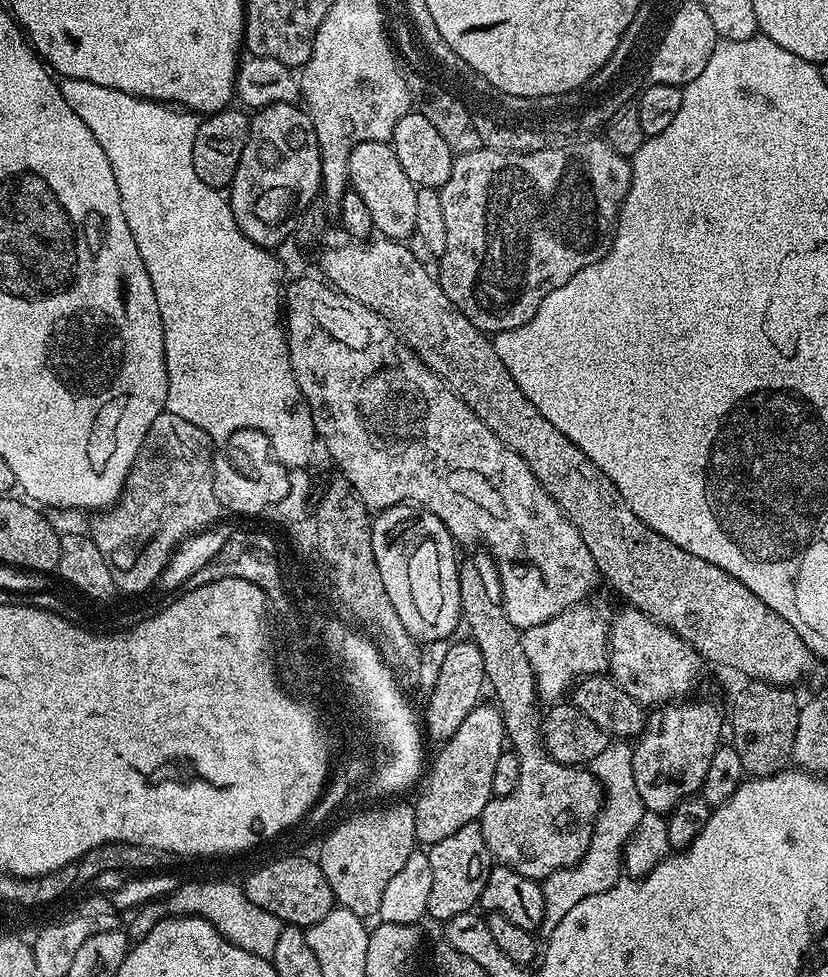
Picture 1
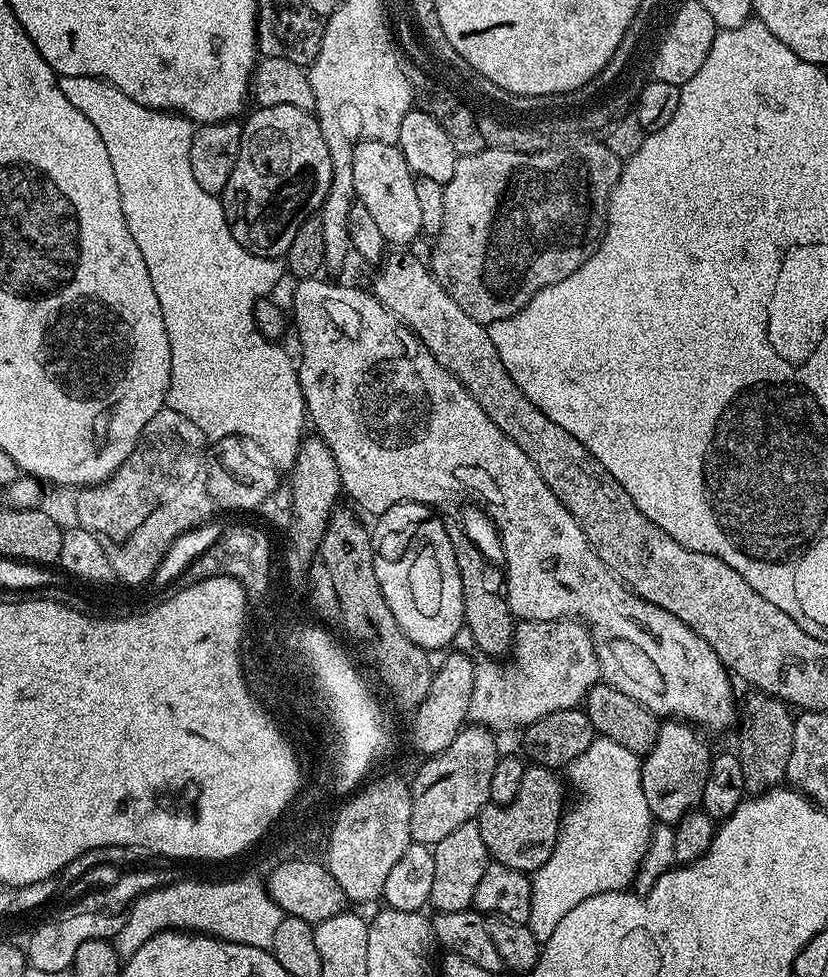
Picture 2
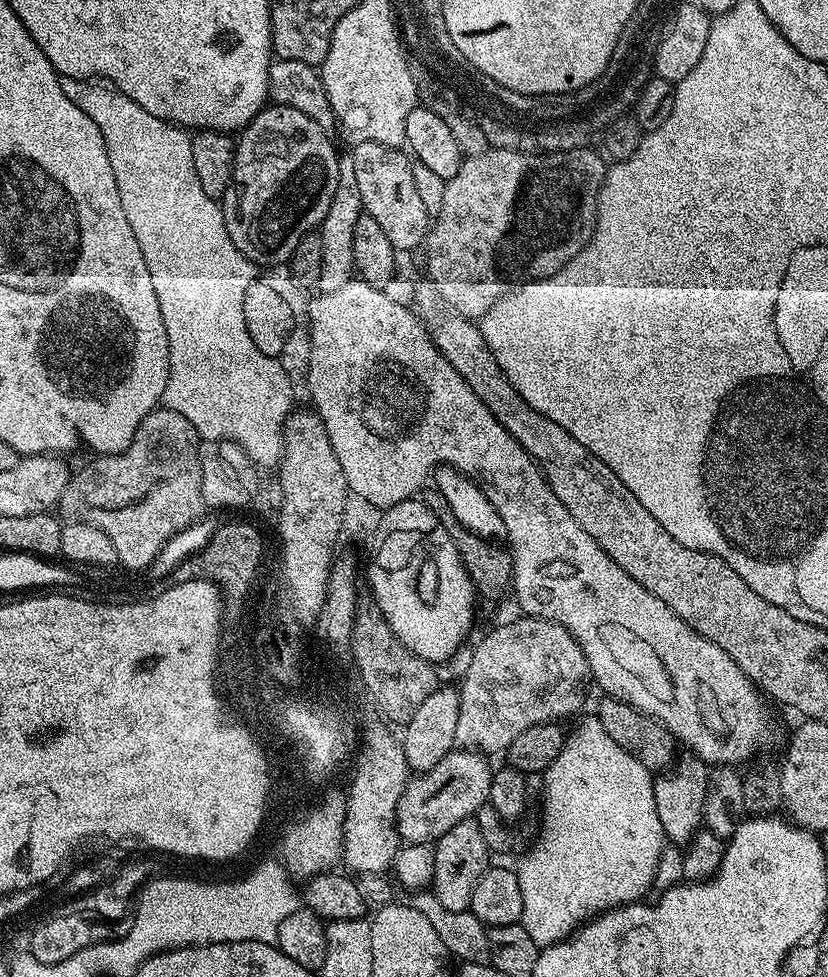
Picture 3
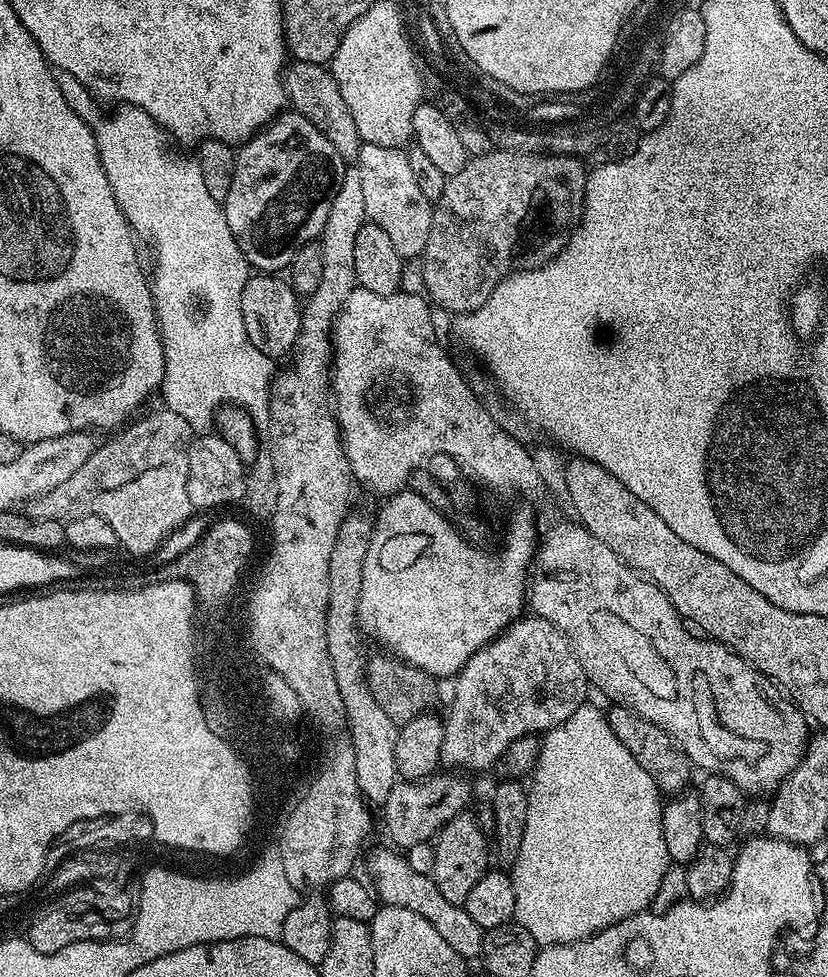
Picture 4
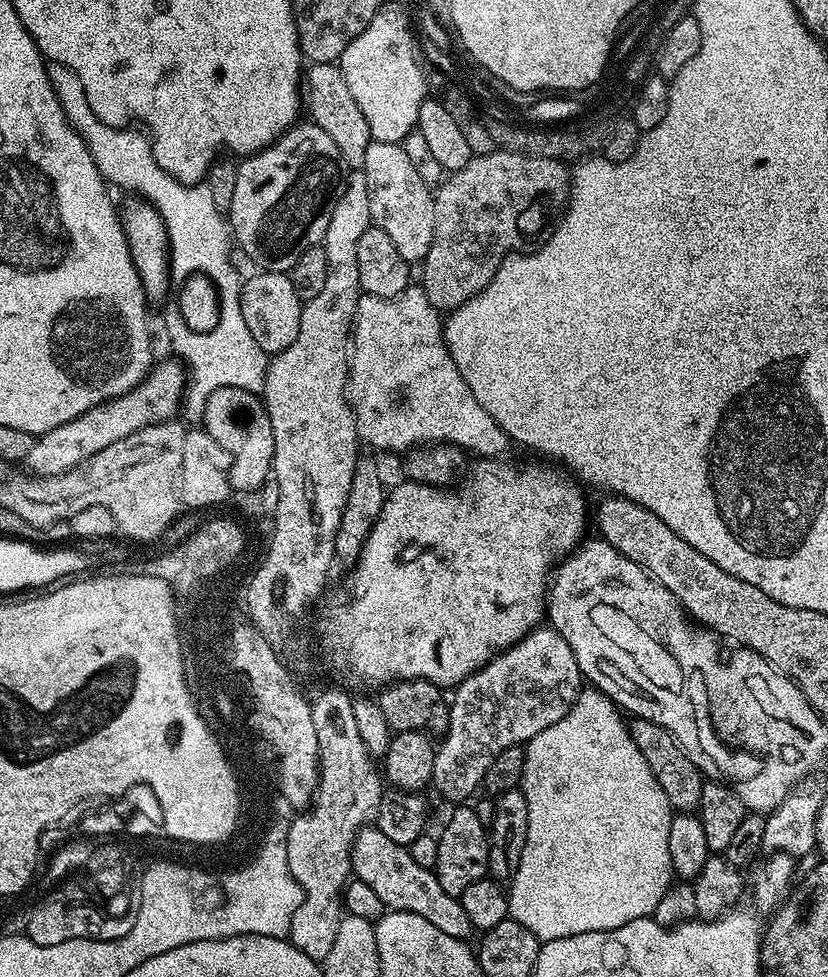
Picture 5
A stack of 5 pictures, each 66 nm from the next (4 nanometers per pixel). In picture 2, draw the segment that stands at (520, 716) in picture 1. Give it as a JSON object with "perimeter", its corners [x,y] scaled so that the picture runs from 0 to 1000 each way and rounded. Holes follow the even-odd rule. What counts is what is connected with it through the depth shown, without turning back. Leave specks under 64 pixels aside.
{"perimeter":[[[546,528],[535,529],[536,541],[546,556],[548,575],[553,575],[553,592],[558,592],[558,616],[560,617],[560,643],[570,650],[570,655],[585,666],[589,673],[609,673],[621,659],[621,632],[614,619],[614,595],[603,580],[589,574],[589,569],[565,550],[565,545]],[[651,784],[634,785],[633,791],[630,792],[630,805],[626,805],[626,813],[621,816],[621,818],[617,819],[615,823],[595,823],[591,821],[591,823],[582,828],[579,835],[575,836],[574,840],[577,845],[577,850],[582,854],[582,862],[587,862],[587,870],[589,871],[591,877],[593,877],[598,883],[605,884],[606,886],[616,886],[621,890],[626,890],[634,895],[646,895],[646,893],[651,890],[664,878],[664,874],[671,865],[671,855],[676,852],[676,837],[684,830],[684,823],[681,824],[681,807],[684,811],[684,802],[678,795],[676,799],[671,794],[675,793],[664,786],[655,786]]]}

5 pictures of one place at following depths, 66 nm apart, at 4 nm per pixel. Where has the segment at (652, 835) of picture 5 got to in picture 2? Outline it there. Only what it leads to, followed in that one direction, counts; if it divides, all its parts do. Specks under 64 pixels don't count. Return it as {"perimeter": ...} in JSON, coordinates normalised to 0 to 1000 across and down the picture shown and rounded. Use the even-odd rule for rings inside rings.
{"perimeter":[[[721,752],[709,768],[698,772],[698,776],[686,783],[684,798],[690,810],[692,807],[697,811],[696,824],[692,827],[690,824],[688,829],[678,835],[669,870],[661,882],[641,898],[643,922],[636,947],[645,960],[655,964],[662,962],[664,956],[669,956],[669,948],[674,948],[674,944],[679,944],[679,940],[698,927],[698,923],[708,923],[708,919],[717,919],[717,915],[755,912],[767,902],[773,883],[778,876],[784,875],[783,863],[787,860],[790,846],[780,813],[775,813],[774,781],[774,775],[756,768],[756,764],[746,764],[737,755]]]}

